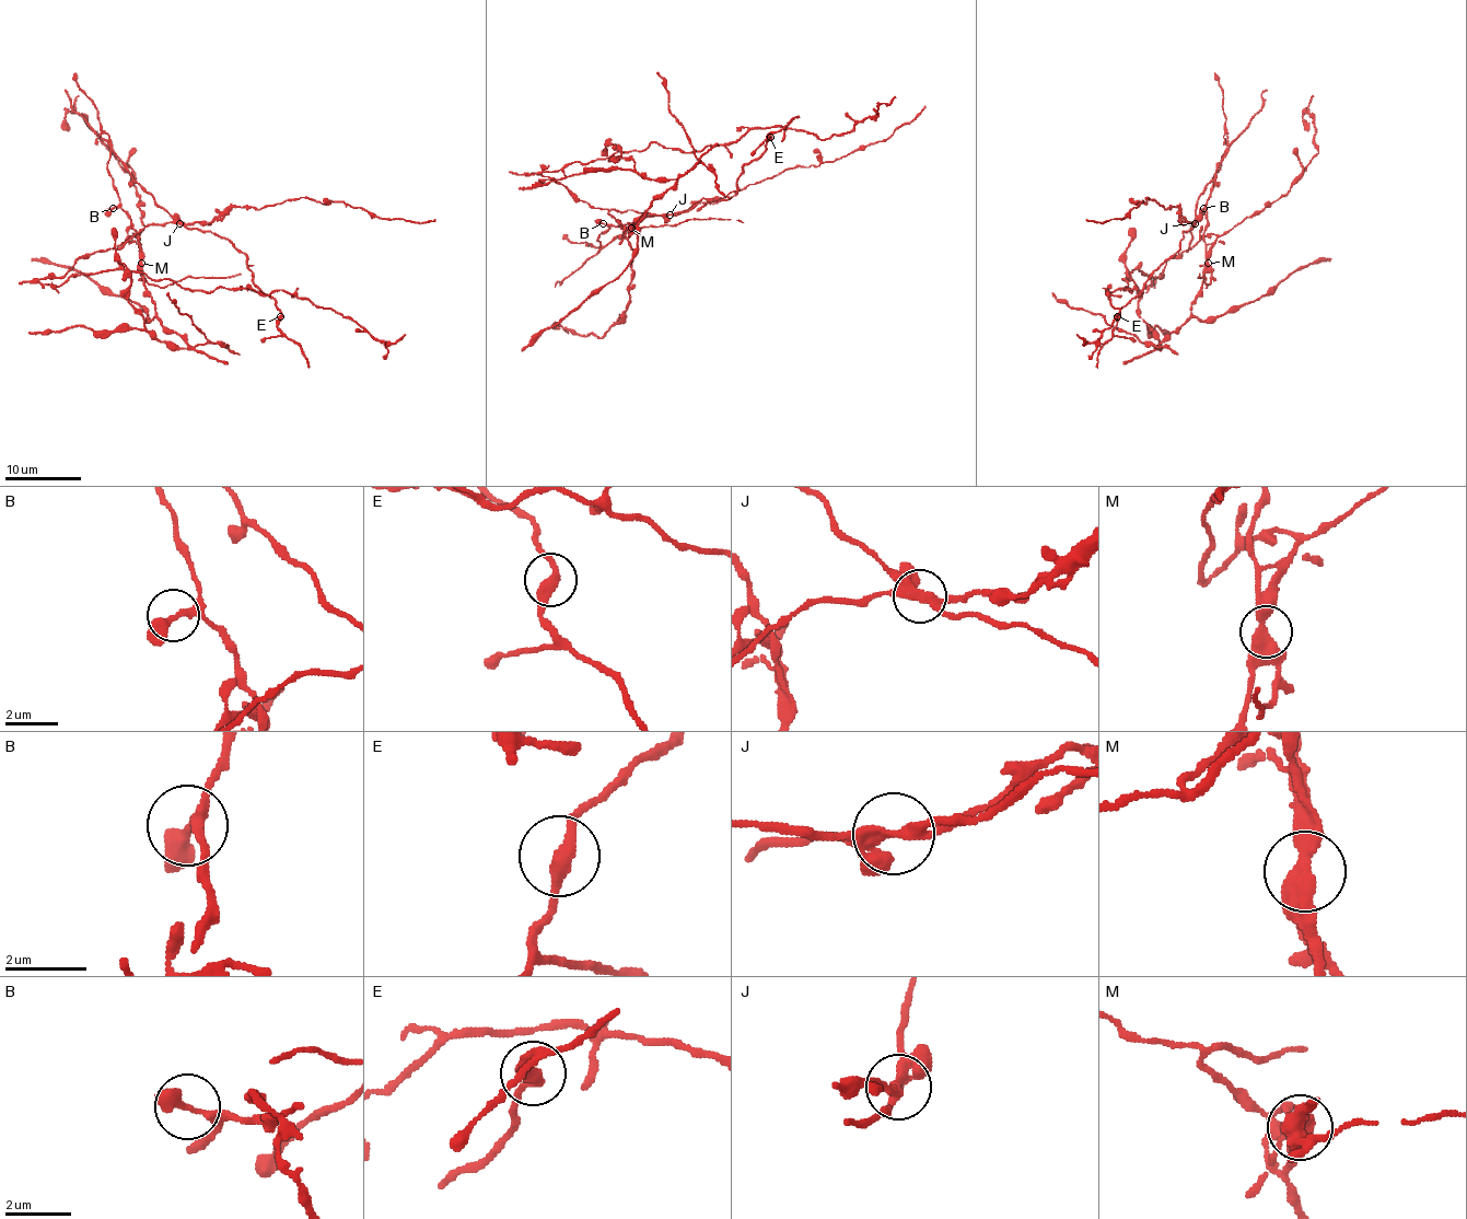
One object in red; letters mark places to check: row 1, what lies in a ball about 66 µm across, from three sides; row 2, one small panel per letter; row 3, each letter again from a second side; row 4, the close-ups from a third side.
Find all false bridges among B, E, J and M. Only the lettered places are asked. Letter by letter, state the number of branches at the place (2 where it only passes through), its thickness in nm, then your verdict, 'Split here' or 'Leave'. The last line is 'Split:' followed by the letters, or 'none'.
B: Branches: 3. Thickness 280 nm. Leave
E: Branches: 2. Thickness 360 nm. Leave
J: Branches: 5. Thickness 280 nm. Split here
M: Branches: 2. Thickness 500 nm. Split here
Split: J, M

